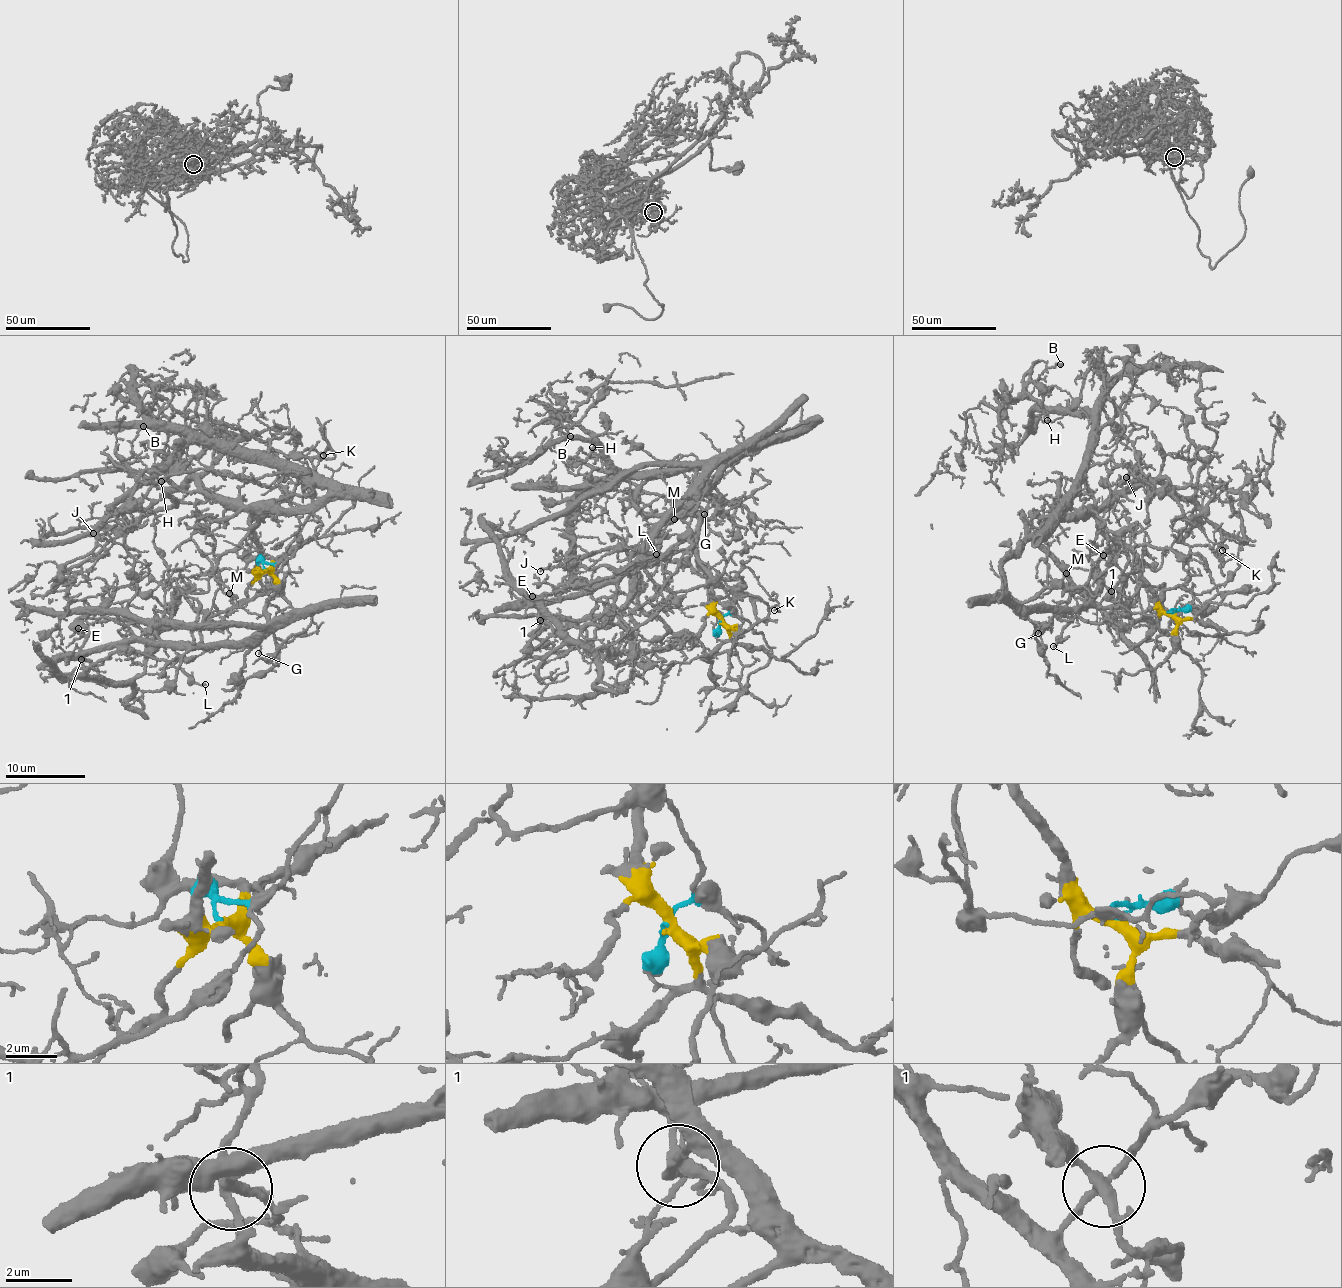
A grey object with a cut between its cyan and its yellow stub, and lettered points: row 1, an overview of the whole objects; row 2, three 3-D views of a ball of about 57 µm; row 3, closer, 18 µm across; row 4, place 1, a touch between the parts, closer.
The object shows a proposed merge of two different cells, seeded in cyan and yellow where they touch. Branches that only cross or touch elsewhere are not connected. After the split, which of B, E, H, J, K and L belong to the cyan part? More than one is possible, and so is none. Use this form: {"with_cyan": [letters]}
{"with_cyan": ["E", "L"]}

